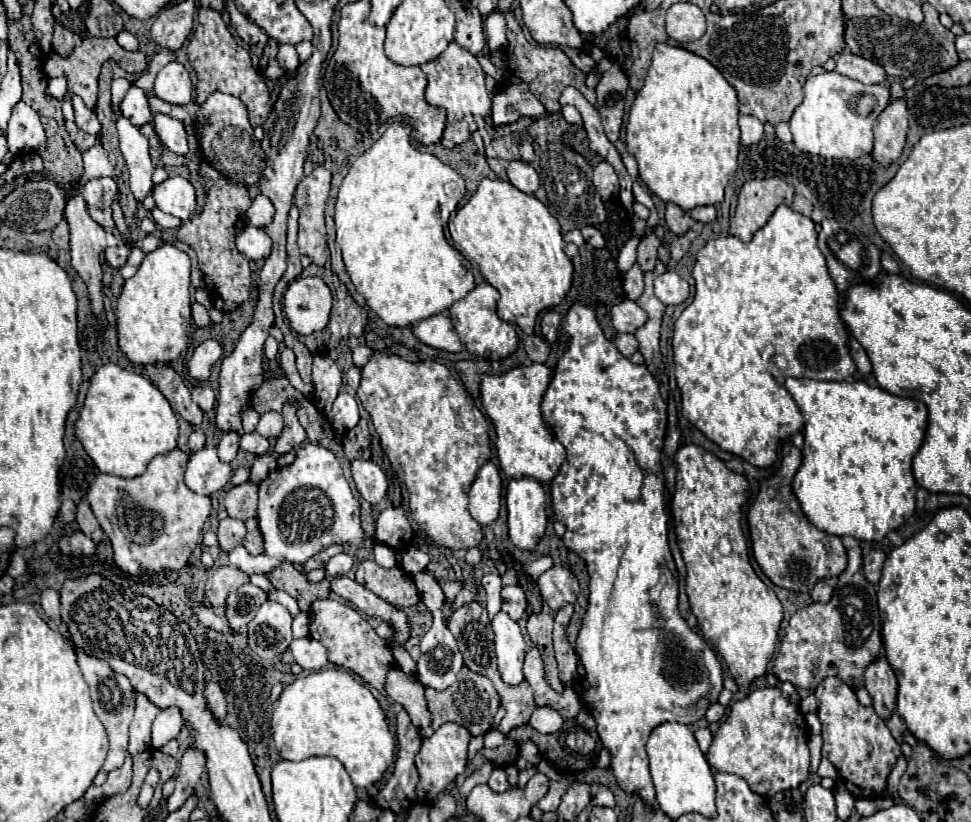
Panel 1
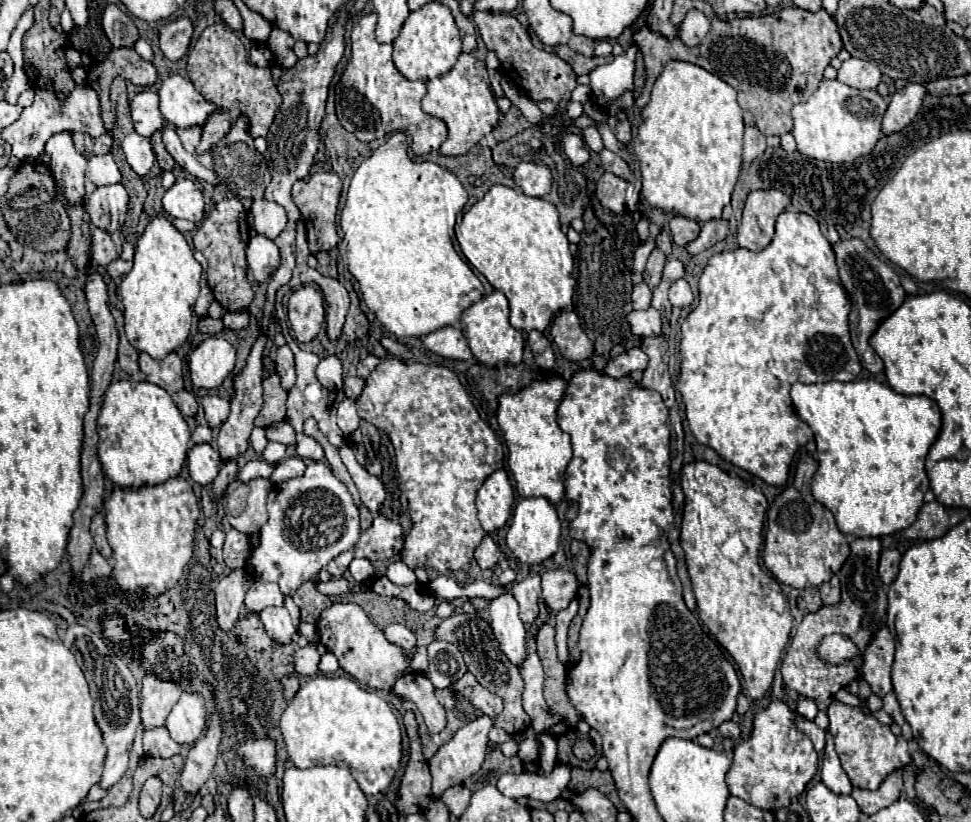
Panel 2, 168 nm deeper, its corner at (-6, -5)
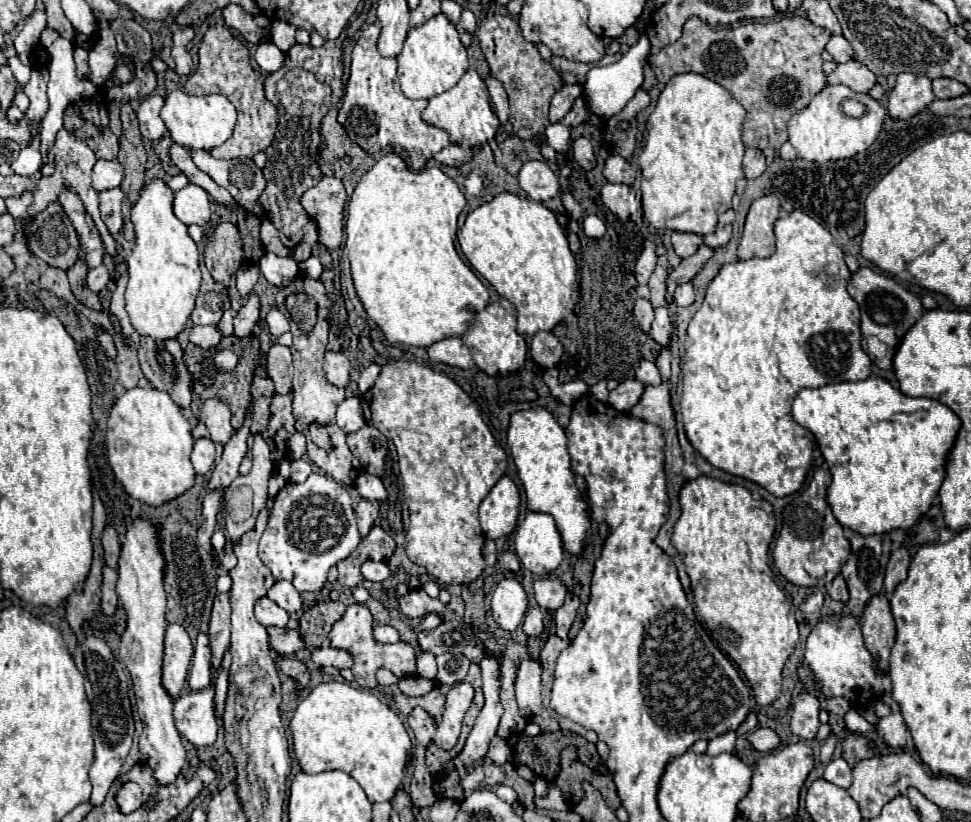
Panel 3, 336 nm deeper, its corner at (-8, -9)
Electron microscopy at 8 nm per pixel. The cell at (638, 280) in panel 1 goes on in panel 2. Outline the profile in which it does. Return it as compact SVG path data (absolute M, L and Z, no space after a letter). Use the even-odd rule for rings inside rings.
M645 283L637 285L633 289L631 301L633 301L633 309L649 309L651 307L651 289Z

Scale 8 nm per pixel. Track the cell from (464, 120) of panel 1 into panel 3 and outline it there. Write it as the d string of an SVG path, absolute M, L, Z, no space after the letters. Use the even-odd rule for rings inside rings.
M469 69L453 89L449 89L449 91L445 91L441 95L431 97L429 105L423 111L423 119L429 125L441 127L441 129L445 129L449 133L451 145L445 147L445 149L441 149L435 155L435 161L439 161L443 165L449 165L449 167L461 167L463 163L471 161L473 147L494 139L501 125L499 119L497 119L497 115L495 115L495 111L493 111L487 85L477 75L475 69Z

